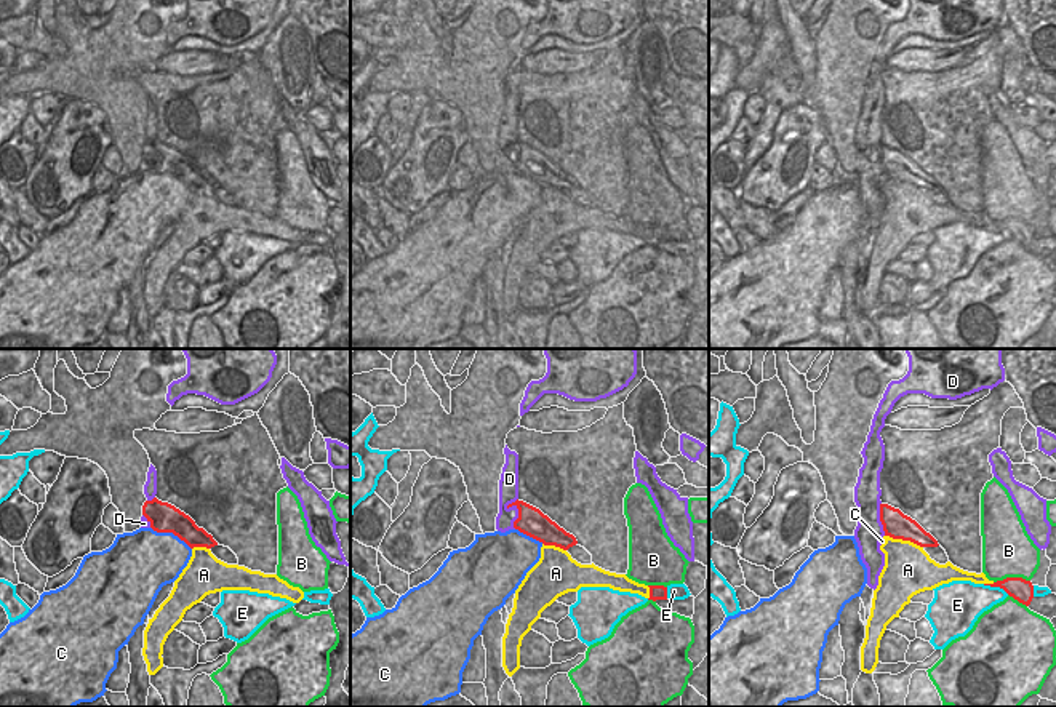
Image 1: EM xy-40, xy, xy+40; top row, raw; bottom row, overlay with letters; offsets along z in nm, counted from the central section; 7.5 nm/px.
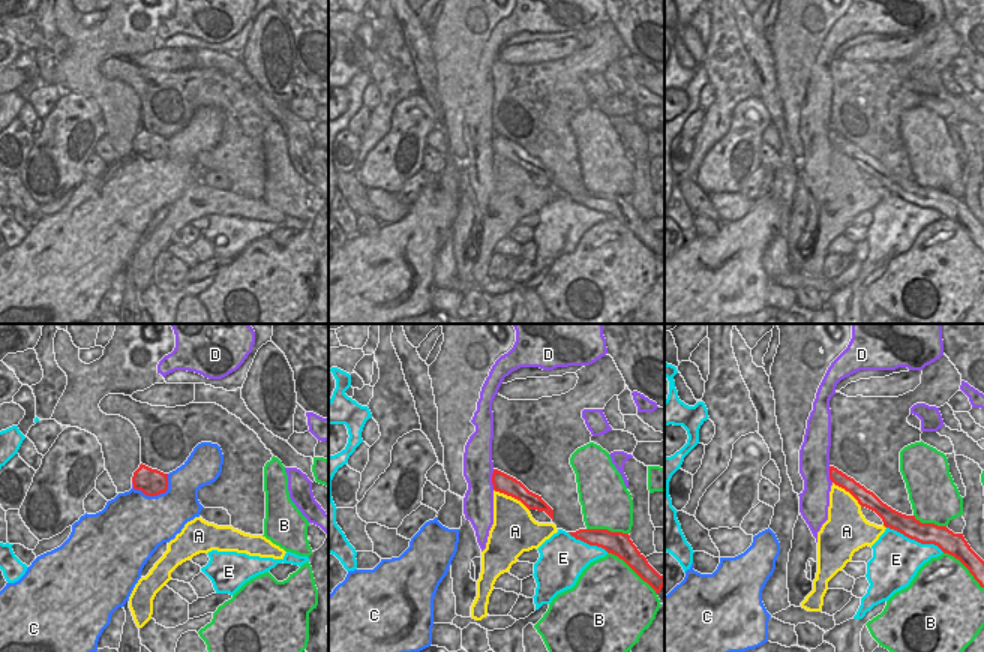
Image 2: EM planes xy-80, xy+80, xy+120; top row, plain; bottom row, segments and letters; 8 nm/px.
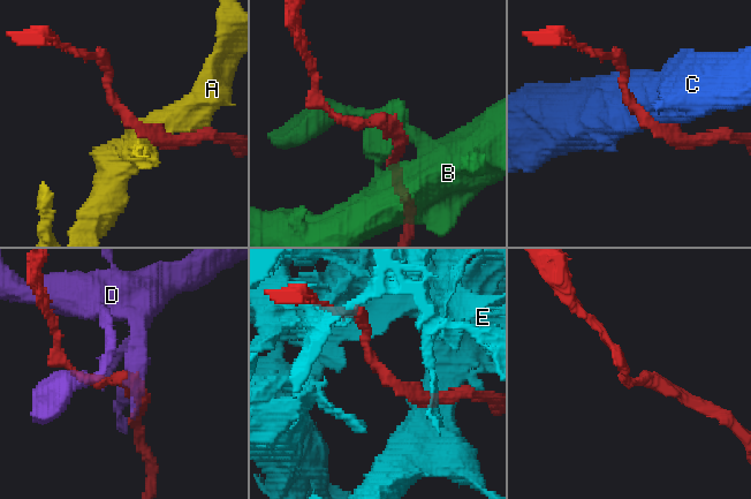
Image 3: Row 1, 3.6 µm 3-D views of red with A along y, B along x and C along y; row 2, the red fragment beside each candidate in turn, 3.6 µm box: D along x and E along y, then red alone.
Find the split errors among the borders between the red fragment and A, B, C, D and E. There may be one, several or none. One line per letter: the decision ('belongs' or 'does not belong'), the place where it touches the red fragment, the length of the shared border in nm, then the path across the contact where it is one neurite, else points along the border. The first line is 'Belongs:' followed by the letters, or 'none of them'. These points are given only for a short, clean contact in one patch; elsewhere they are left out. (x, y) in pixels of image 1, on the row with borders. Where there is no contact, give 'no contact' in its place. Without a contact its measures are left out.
Belongs: none of them
A: does not belong; contact xy+40 (904, 539); length 300 nm
B: does not belong; contact xy+40 (1012, 578); length 280 nm
C: does not belong; contact xy-40 (172, 531); length 360 nm
D: does not belong; contact xy (519, 514); length 240 nm; border xy (517, 498), (514, 503), (517, 509), (516, 528)
E: does not belong; contact xy+40 (996, 586); length 220 nm

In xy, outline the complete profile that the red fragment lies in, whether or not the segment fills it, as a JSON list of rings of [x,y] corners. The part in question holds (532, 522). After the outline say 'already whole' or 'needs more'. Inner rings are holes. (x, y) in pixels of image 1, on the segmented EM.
[[[518,499],[509,504],[507,509],[512,505],[518,509],[518,518],[514,521],[514,528],[520,533],[542,542],[544,545],[555,545],[563,550],[568,550],[570,547],[578,544],[573,534],[560,528],[539,509]]]; already whole

